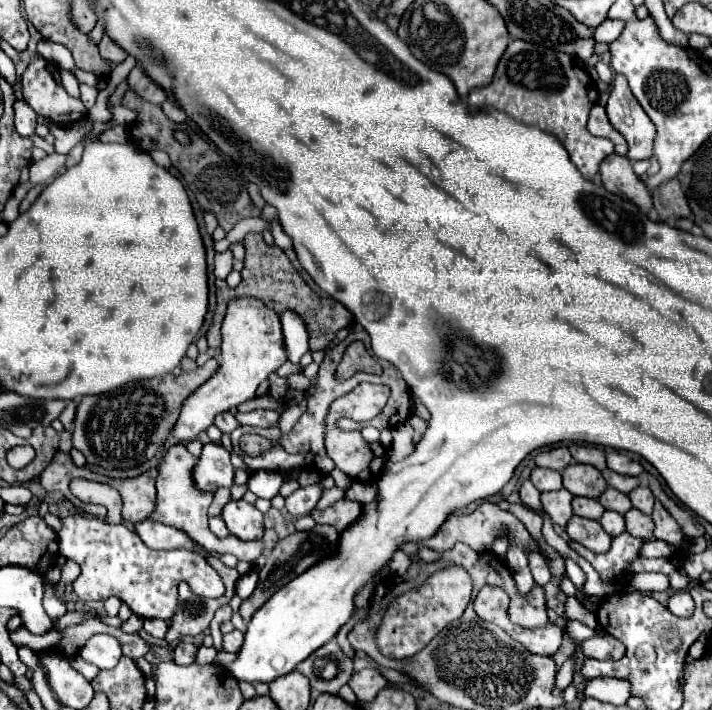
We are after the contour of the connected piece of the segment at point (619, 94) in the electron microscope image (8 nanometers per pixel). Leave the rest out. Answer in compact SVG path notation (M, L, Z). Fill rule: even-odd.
M615 74L613 90L607 100L607 116L617 132L621 132L629 144L627 158L631 162L649 160L653 156L655 126L645 114L641 104L631 94L625 76Z

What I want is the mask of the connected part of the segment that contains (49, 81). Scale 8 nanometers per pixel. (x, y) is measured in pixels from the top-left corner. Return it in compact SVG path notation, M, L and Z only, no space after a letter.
M37 56L27 66L21 76L23 100L39 114L45 116L53 124L71 124L85 118L87 112L83 102L71 98L65 88L55 80L49 72L49 64L45 58Z

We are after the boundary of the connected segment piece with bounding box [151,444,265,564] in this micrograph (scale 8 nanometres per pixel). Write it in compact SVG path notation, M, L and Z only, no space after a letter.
M175 444L167 450L163 462L159 464L159 476L157 476L157 508L151 516L151 520L175 526L185 530L189 536L193 536L193 540L197 544L201 544L207 550L219 552L219 554L233 554L239 560L245 560L249 564L253 564L263 552L265 552L265 544L263 540L239 540L237 536L227 536L227 538L217 538L211 530L209 530L209 522L207 522L207 508L211 504L211 494L205 494L201 490L195 488L193 478L191 478L191 470L193 464L197 462L195 456L191 456L187 452L187 448L183 444Z

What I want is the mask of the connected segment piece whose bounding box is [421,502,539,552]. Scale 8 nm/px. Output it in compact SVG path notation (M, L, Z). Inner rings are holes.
M489 502L481 504L471 516L449 514L449 518L445 520L445 524L441 524L441 528L437 530L437 534L431 536L431 538L427 538L427 540L421 540L421 544L427 546L427 548L431 548L431 550L445 552L445 550L453 548L455 542L465 542L465 544L471 546L475 552L487 552L487 550L491 550L493 540L495 540L497 536L501 536L501 532L499 532L501 526L507 526L507 528L509 528L507 536L509 536L509 540L511 540L511 546L521 546L525 552L527 552L527 550L539 550L537 542L531 538L531 534L527 532L527 528L525 528L511 512L505 512L505 510L501 510L497 504L489 504Z

